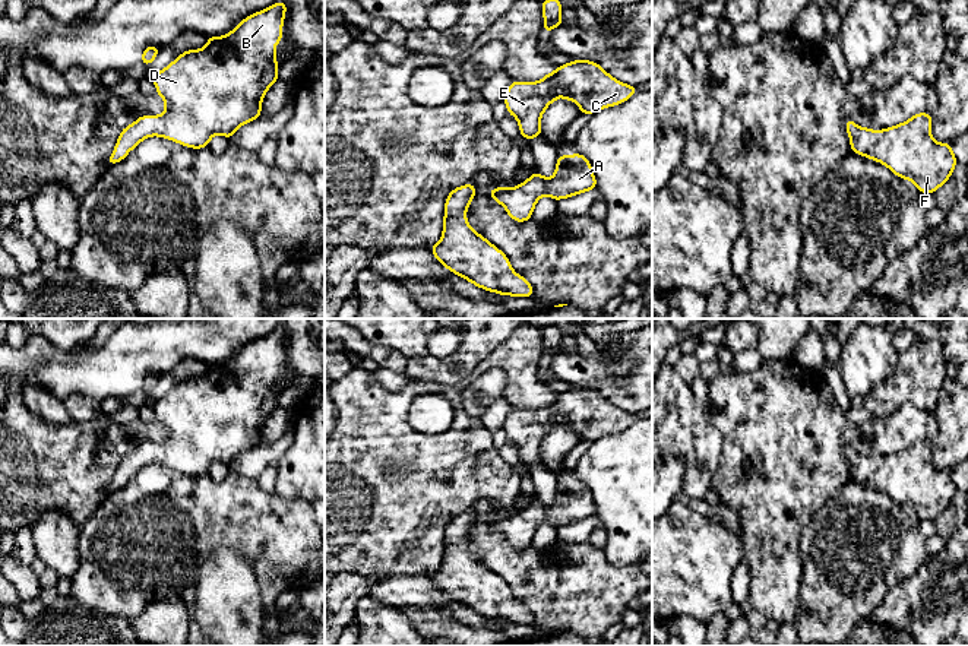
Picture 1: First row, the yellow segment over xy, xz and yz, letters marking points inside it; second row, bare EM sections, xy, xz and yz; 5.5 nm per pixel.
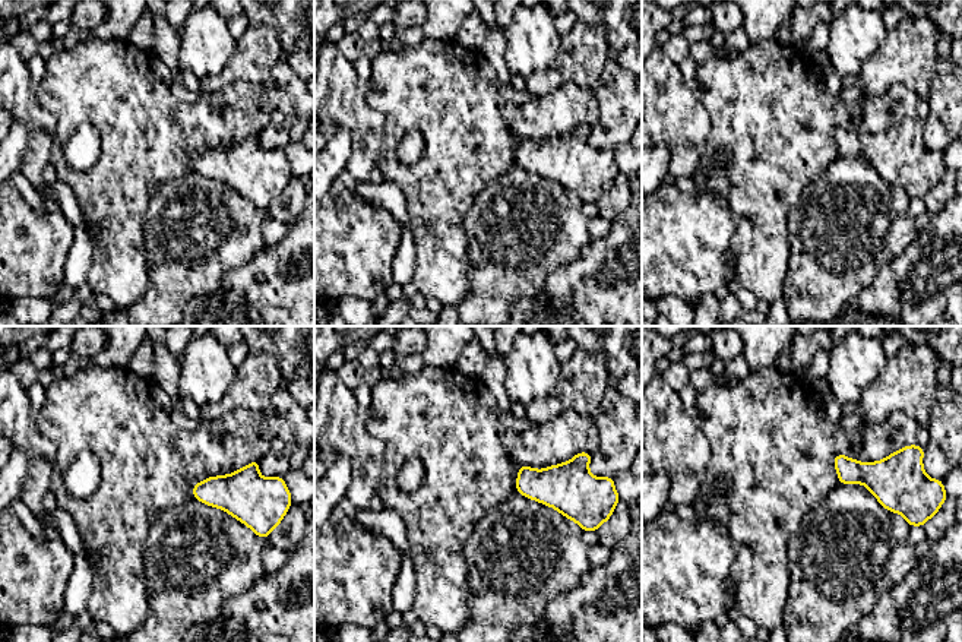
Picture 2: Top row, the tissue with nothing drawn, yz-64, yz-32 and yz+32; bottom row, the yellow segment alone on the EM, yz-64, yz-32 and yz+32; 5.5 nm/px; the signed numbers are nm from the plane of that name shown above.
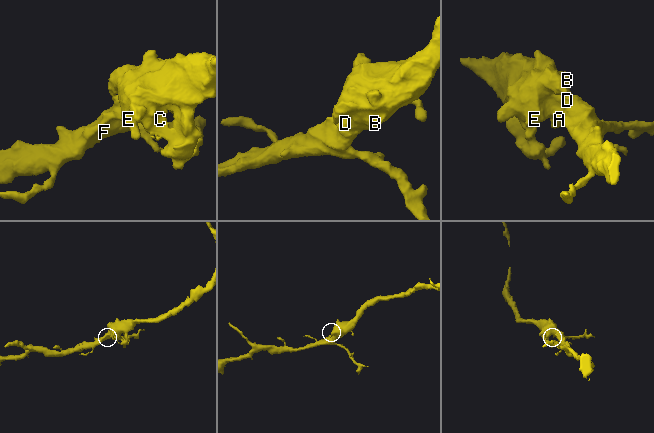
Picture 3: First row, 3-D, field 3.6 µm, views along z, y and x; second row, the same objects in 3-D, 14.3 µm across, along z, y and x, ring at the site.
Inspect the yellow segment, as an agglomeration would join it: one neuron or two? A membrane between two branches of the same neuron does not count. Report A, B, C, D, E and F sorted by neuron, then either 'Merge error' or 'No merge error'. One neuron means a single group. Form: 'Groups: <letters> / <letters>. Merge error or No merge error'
Groups: A B C D E F. No merge error

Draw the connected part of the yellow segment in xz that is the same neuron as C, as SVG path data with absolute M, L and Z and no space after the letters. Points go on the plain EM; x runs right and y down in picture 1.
M573 387L538 409L512 408L503 430L518 447L522 465L529 468L541 463L541 443L553 428L573 428L581 441L594 441L620 433L636 419L636 414L619 409L598 390Z

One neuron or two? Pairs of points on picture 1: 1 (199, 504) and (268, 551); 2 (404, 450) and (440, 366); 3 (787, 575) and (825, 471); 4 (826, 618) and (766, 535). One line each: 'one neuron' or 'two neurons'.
1: one neuron
2: two neurons
3: one neuron
4: two neurons

